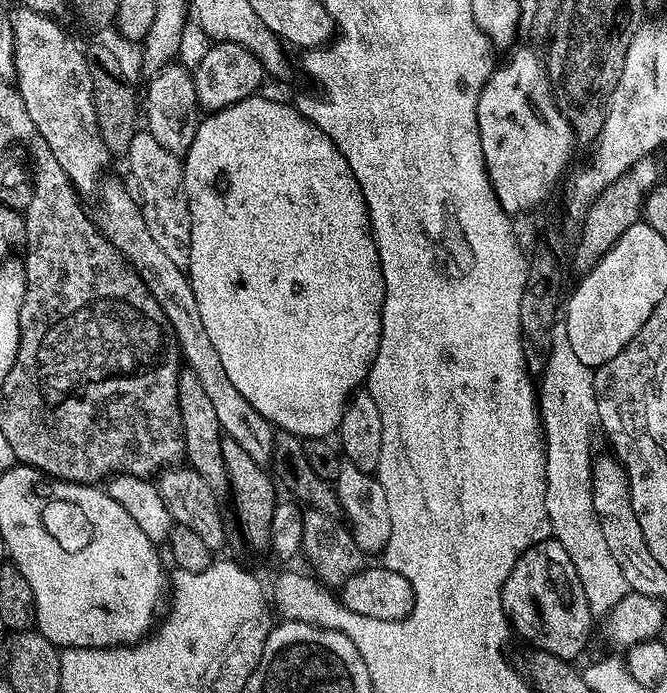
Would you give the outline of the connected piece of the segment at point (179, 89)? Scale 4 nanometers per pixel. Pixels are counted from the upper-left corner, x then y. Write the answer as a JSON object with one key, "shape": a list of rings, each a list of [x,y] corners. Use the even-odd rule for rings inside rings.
{"shape":[[[169,62],[158,71],[151,73],[152,81],[142,92],[142,120],[146,131],[154,134],[170,154],[183,158],[190,150],[190,142],[198,130],[202,119],[202,109],[196,97],[196,87],[192,81],[193,73],[179,62]]]}

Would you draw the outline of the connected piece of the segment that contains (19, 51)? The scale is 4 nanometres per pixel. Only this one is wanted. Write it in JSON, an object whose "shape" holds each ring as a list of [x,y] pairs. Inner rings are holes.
{"shape":[[[23,6],[17,8],[17,12],[15,9],[11,13],[16,67],[14,83],[20,91],[22,102],[26,102],[30,122],[34,122],[37,136],[46,142],[50,154],[54,154],[58,166],[62,166],[77,193],[95,193],[105,179],[104,167],[110,161],[110,153],[98,130],[96,103],[92,97],[85,49],[79,48],[56,25],[59,23],[53,17]]]}

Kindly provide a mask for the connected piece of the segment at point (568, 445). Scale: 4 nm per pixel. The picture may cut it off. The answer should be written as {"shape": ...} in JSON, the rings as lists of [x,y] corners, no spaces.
{"shape":[[[555,341],[550,352],[546,370],[538,384],[538,407],[540,422],[544,432],[544,453],[546,454],[546,510],[550,518],[552,536],[570,554],[570,562],[574,562],[574,570],[578,570],[578,578],[582,582],[582,590],[586,594],[586,602],[590,606],[593,617],[607,617],[618,602],[627,596],[630,589],[626,582],[626,574],[618,562],[614,562],[614,554],[610,554],[610,546],[606,546],[606,537],[602,535],[602,526],[598,522],[598,514],[594,510],[593,474],[594,436],[592,428],[599,427],[597,418],[597,400],[594,390],[595,371],[575,357],[574,350],[563,341]]]}

